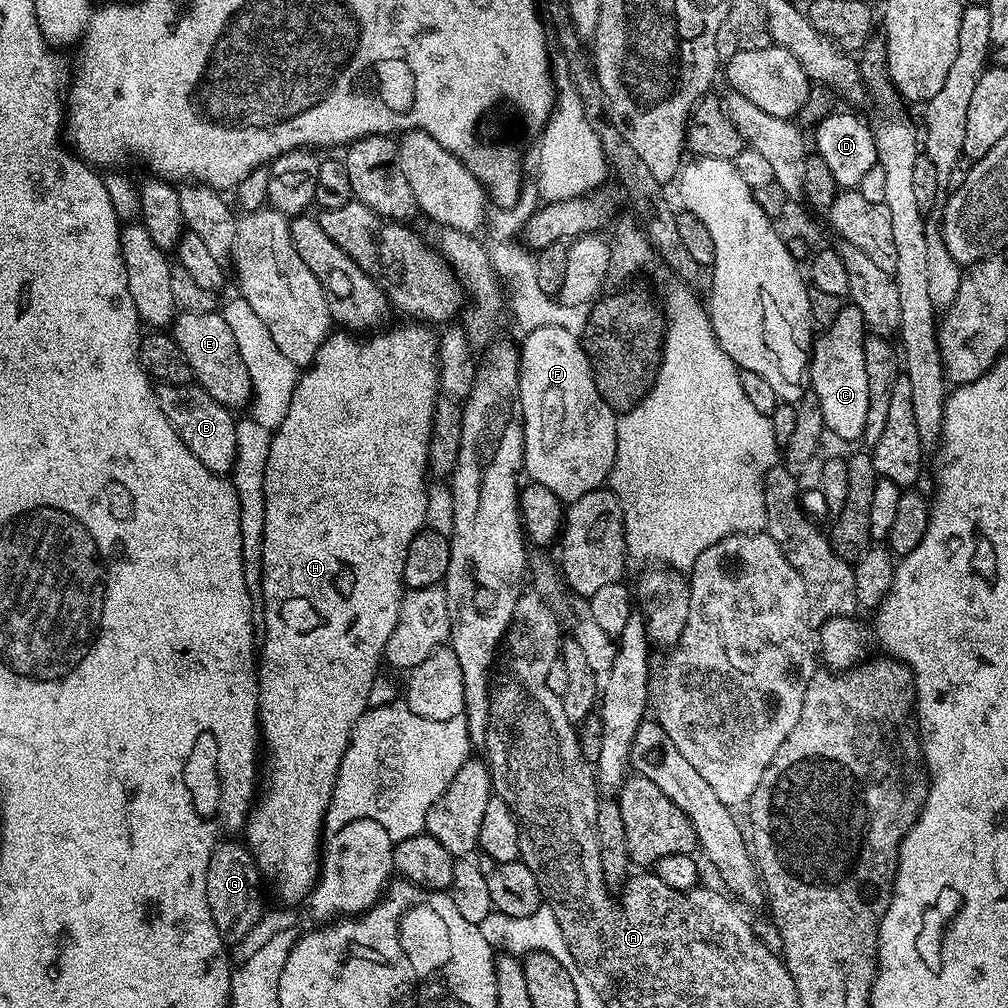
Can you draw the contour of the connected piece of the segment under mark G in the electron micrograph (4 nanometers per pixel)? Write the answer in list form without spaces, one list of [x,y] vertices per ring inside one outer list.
[[[221,842],[216,845],[210,858],[210,866],[206,866],[206,902],[210,906],[210,914],[218,926],[220,935],[225,941],[244,940],[256,928],[260,915],[264,912],[264,900],[260,897],[260,884],[262,888],[262,877],[256,869],[256,859],[243,843],[228,844],[232,842]]]

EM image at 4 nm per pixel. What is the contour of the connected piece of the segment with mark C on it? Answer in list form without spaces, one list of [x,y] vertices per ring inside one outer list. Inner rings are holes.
[[[848,302],[841,307],[838,318],[834,318],[834,322],[815,337],[810,353],[810,390],[818,394],[825,429],[840,440],[859,441],[866,430],[870,382],[866,382],[865,339],[862,310]]]

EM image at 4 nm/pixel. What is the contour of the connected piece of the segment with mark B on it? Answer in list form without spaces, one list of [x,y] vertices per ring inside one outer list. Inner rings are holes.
[[[160,384],[155,389],[156,401],[166,414],[170,426],[180,435],[182,442],[206,466],[217,474],[228,474],[236,461],[236,420],[229,409],[224,408],[199,386],[186,384]]]

